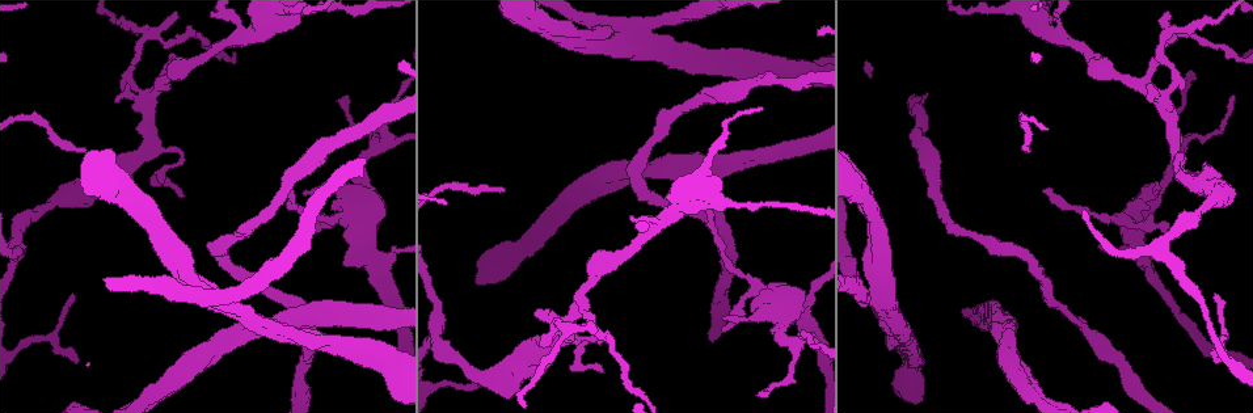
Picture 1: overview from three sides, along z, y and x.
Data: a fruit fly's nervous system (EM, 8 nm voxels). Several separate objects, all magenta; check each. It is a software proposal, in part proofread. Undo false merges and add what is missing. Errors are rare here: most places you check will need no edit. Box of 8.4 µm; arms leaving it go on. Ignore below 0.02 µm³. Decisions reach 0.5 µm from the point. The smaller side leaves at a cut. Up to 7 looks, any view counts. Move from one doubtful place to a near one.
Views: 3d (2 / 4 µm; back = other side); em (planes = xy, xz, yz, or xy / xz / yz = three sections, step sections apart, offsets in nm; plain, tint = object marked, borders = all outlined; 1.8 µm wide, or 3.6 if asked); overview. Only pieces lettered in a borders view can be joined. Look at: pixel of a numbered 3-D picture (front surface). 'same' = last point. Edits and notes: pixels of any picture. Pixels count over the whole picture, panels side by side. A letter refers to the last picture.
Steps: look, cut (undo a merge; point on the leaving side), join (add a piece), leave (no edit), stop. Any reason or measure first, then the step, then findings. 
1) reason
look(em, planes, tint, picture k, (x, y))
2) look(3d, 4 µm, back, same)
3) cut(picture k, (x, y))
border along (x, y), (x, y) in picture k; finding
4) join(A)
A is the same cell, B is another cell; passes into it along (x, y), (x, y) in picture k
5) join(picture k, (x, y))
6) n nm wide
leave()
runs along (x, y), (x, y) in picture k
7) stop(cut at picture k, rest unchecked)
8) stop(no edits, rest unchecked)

branch stops here
look(3d, 2 µm, picture 1, (330, 208))

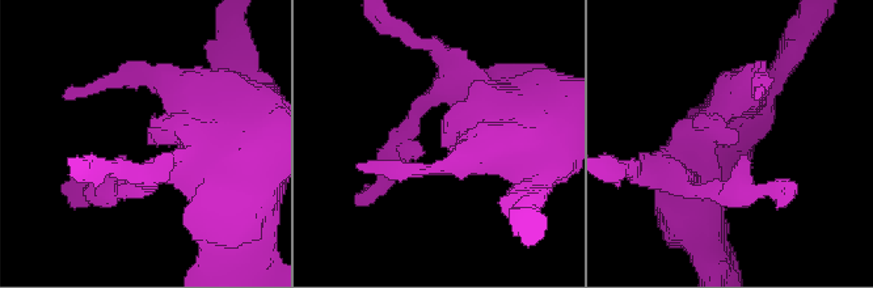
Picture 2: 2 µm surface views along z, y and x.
look(em, planes, borders, picture 2, (451, 141))

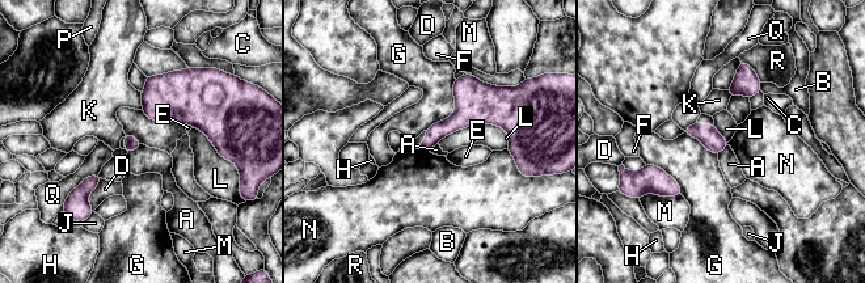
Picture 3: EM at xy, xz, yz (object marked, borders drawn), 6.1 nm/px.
L touches over 440 nm
leave()
A, B, C, D, E, F, G, H, J, K, L, M, N, P, Q and R are other cells; none of them fits

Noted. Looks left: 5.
abrupt turn
look(em, 3.6 µm, planes, borders, picture 1, (148, 96))

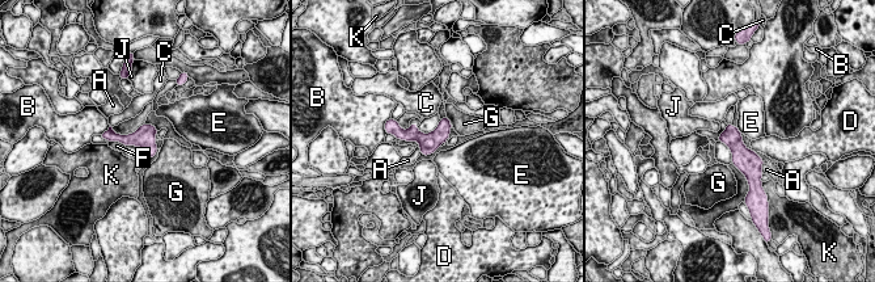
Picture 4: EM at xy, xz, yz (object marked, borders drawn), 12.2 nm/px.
leave()
A, B, C, D, E, F, G, J and K are other cells; border along (736, 127), (742, 133) in picture 4; one neuron here

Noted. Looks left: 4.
three-way junction
look(3d, 2 µm, picture 1, (738, 69))

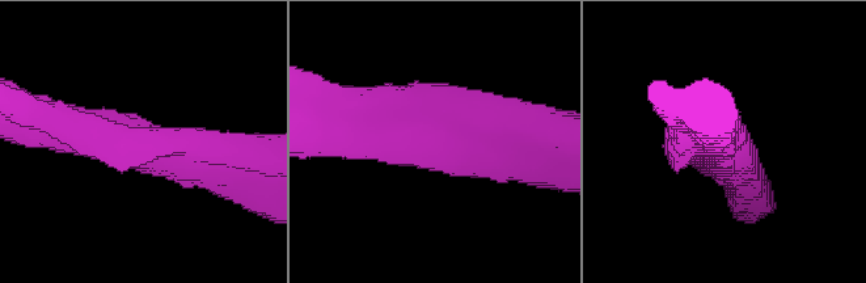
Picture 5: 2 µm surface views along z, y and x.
3 arms; arms of 280, 300, 360 nm; shape alone is not enough
look(em, yz, step 8, plain, picture 5, (142, 143))

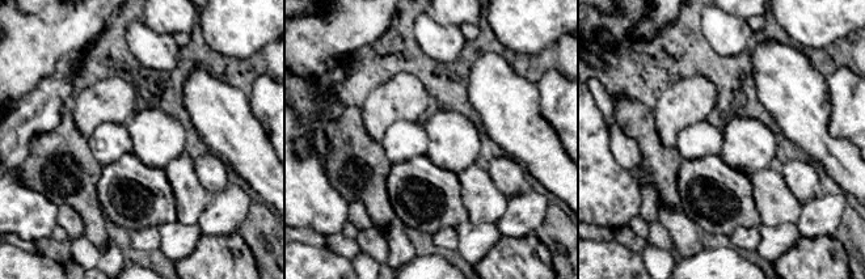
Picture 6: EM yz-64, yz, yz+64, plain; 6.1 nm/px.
what lies round it
look(em, yz, step 8, borders, same)

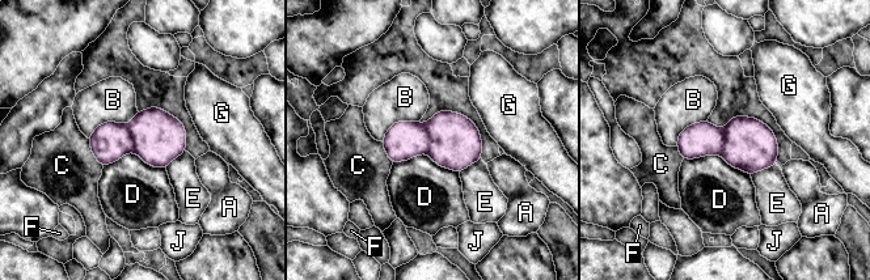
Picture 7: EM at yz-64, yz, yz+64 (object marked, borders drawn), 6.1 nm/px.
320 nm wide
leave()
A, B, C, D, E, F, G and J are other cells; border along (683, 158), (719, 155), (750, 175) in picture 7; all the same neuron

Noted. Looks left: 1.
stop(no edits, rest unchecked)

